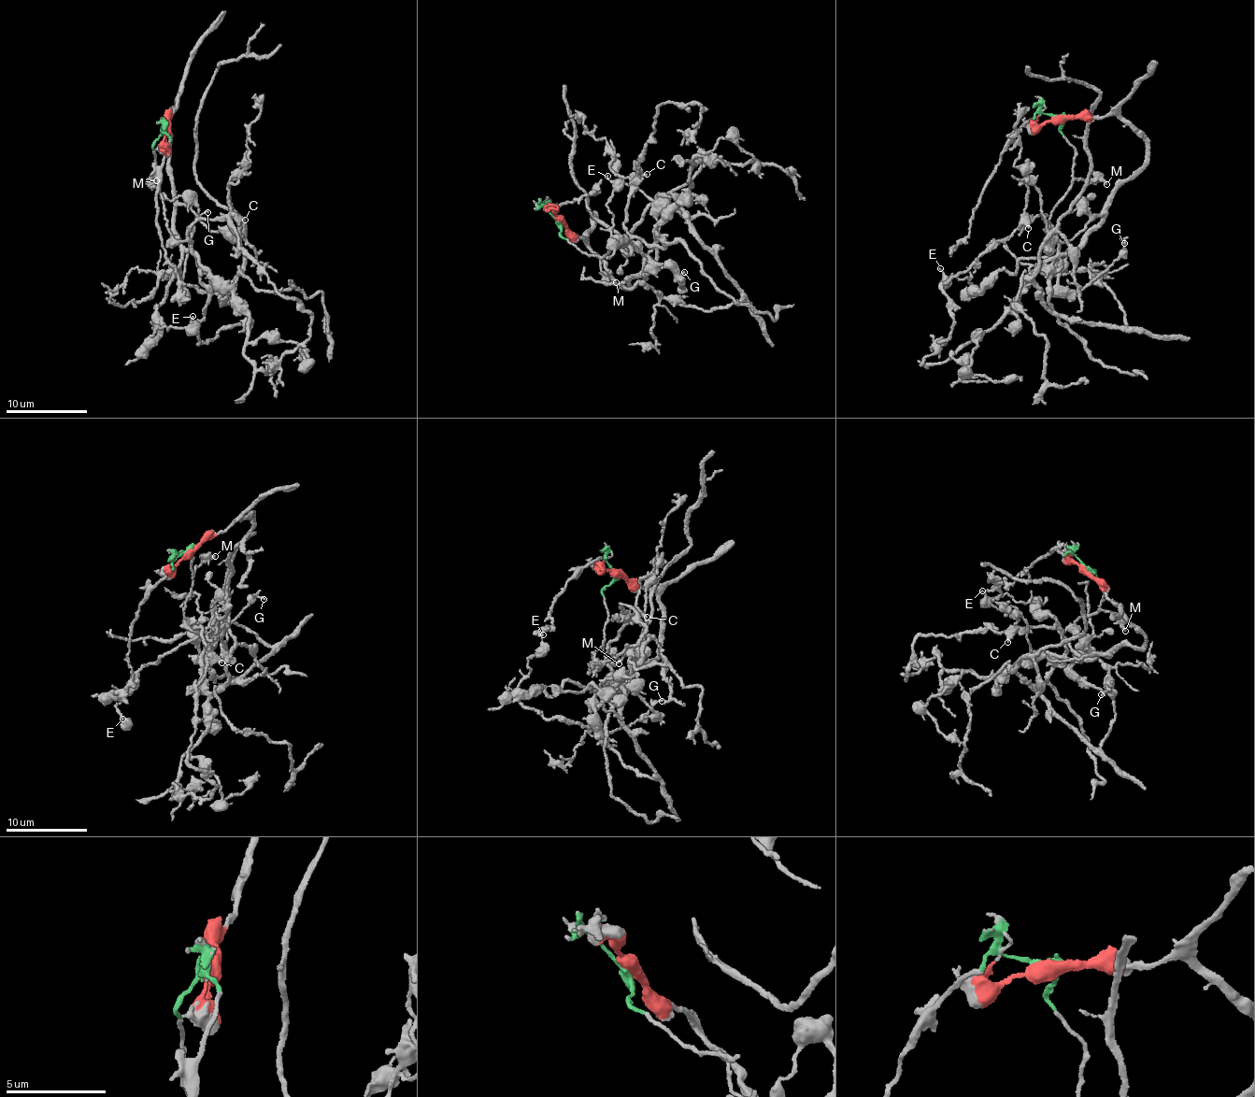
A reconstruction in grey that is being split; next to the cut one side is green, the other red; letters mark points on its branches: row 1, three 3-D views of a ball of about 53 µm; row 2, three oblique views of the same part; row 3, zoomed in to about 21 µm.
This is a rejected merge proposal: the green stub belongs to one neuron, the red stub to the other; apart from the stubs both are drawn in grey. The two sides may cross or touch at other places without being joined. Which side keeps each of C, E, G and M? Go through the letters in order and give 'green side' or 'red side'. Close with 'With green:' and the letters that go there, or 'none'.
C: green side
E: red side
G: red side
M: green side
With green: C, M

